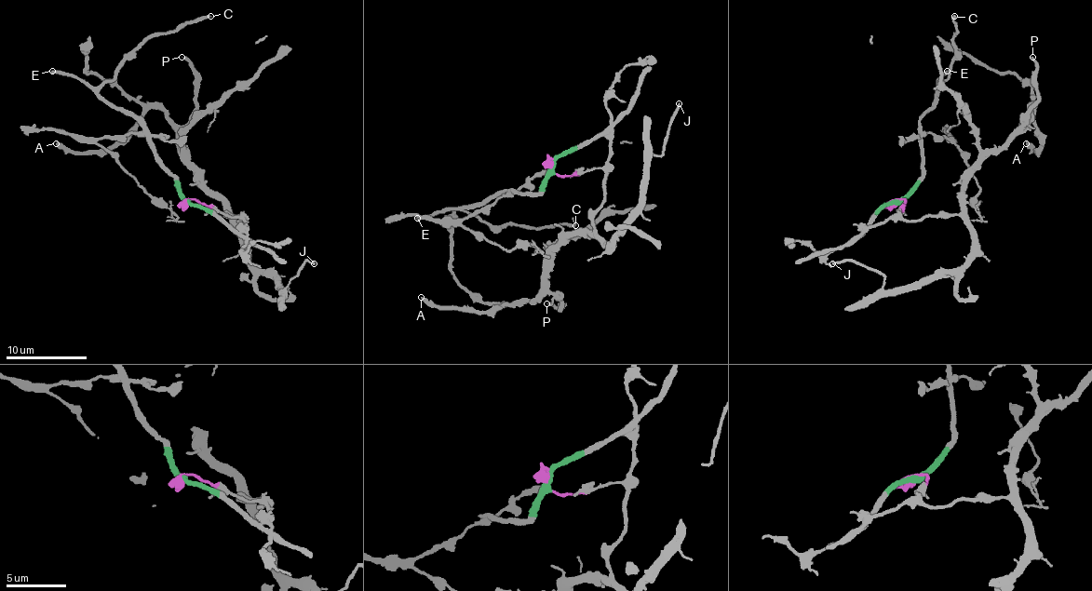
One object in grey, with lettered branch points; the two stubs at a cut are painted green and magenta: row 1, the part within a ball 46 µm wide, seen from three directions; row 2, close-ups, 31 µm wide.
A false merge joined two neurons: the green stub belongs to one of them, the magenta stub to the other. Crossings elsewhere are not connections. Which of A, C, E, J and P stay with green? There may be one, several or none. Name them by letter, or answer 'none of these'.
C, E

